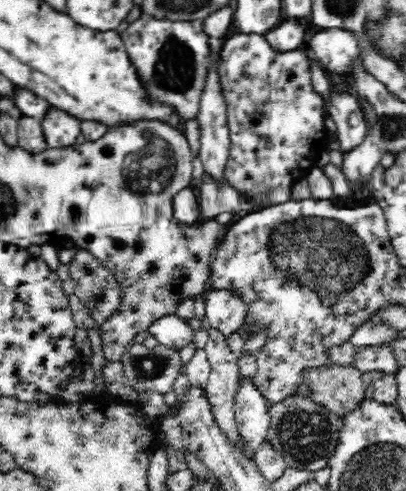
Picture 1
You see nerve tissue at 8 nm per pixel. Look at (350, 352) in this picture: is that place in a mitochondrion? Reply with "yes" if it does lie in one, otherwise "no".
no

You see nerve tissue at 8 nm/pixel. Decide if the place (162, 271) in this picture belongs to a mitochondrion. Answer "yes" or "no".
no

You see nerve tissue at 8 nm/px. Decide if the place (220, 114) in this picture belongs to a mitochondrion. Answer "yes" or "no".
no

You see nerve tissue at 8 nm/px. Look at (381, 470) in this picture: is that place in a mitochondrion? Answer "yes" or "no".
yes

